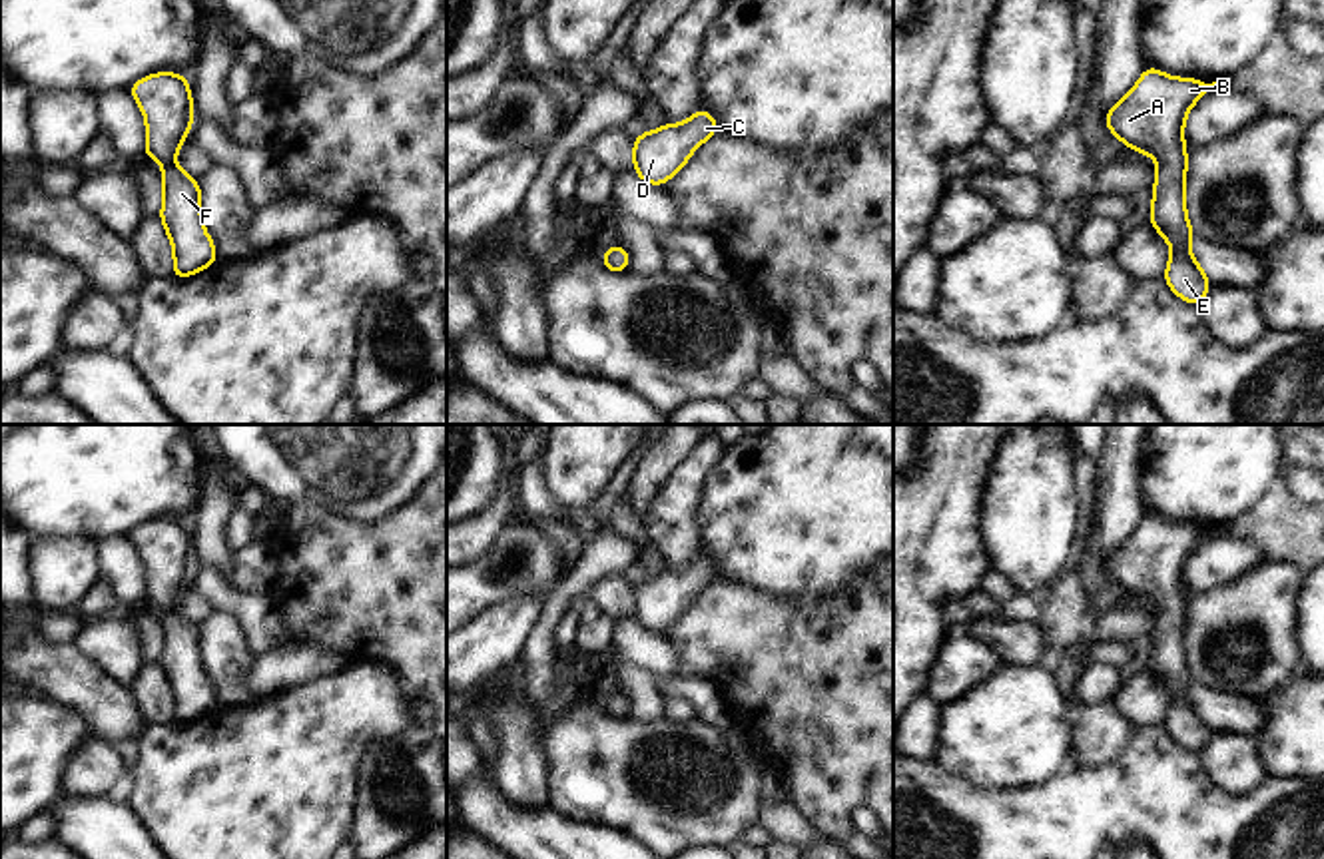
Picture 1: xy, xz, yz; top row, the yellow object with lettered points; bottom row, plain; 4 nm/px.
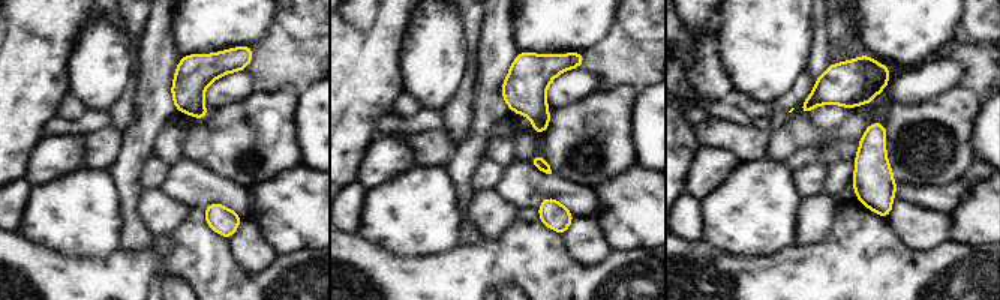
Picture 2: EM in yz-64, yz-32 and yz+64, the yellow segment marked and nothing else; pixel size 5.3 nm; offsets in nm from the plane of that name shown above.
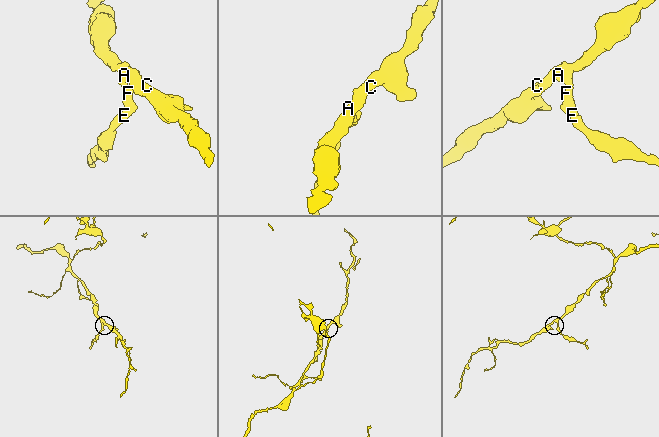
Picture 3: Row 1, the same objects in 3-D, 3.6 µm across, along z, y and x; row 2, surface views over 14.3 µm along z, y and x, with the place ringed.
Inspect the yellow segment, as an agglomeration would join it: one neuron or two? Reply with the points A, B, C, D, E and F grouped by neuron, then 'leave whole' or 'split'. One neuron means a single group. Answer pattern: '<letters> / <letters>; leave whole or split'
A B C D E F; leave whole

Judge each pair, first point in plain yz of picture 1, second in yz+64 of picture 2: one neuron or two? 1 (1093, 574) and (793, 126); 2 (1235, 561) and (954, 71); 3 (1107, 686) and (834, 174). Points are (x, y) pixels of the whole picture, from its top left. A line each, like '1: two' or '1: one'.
1: two
2: one
3: two

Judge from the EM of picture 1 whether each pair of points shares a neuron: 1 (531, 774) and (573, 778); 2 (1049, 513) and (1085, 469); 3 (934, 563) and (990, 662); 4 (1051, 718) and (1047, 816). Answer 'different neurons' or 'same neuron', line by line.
1: different neurons
2: different neurons
3: different neurons
4: different neurons

